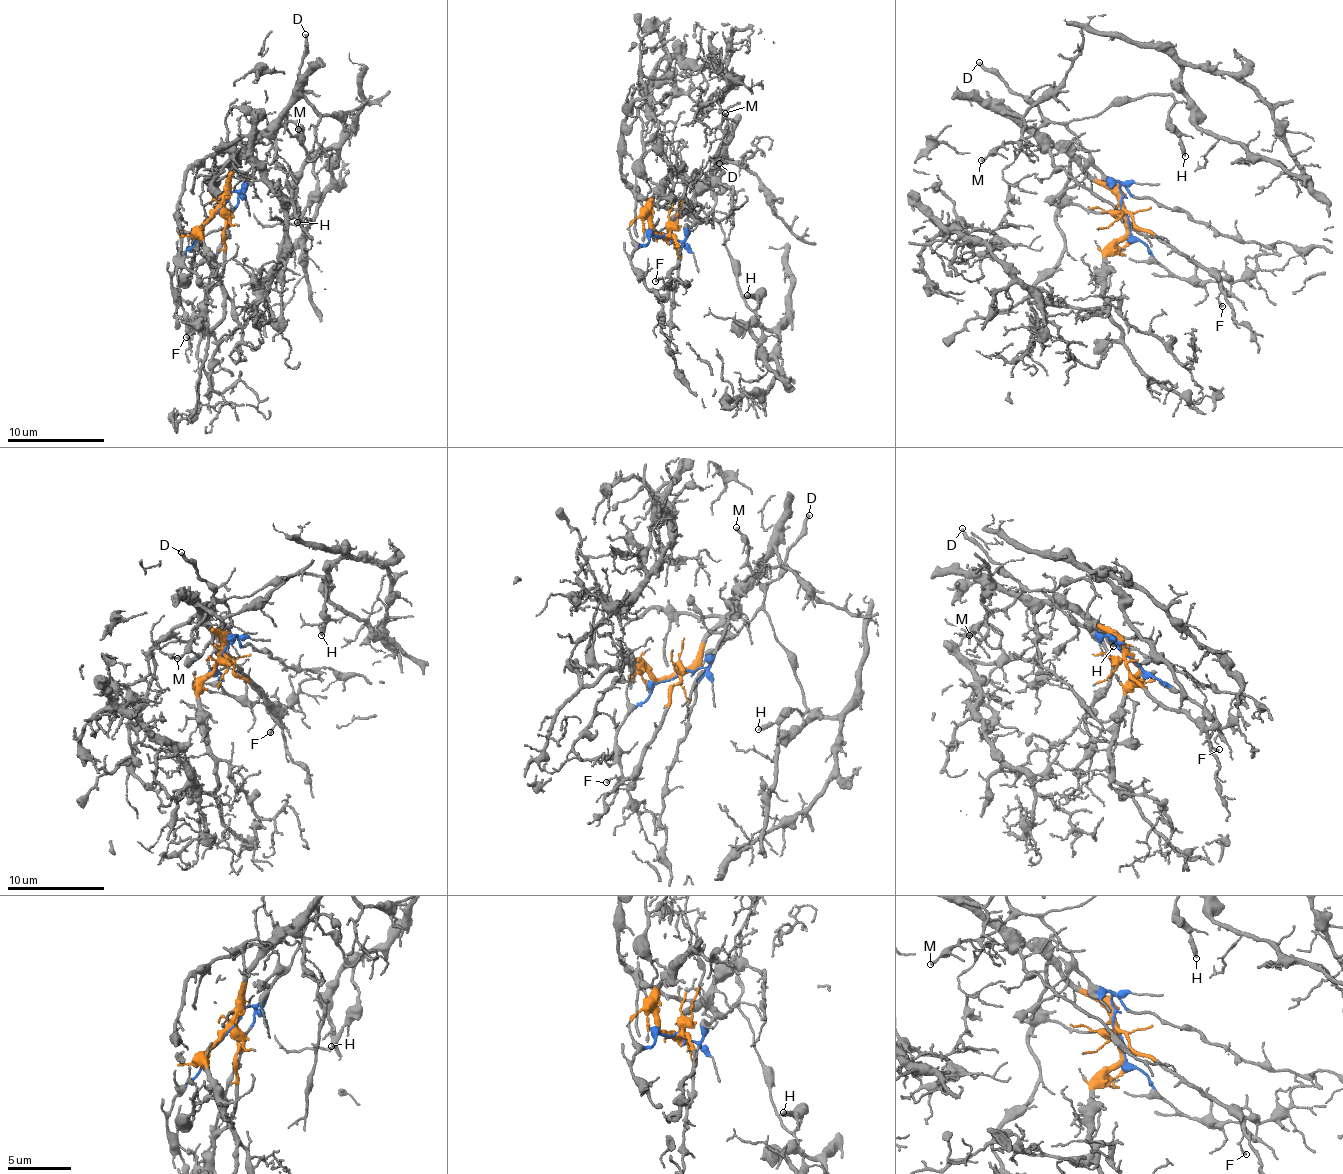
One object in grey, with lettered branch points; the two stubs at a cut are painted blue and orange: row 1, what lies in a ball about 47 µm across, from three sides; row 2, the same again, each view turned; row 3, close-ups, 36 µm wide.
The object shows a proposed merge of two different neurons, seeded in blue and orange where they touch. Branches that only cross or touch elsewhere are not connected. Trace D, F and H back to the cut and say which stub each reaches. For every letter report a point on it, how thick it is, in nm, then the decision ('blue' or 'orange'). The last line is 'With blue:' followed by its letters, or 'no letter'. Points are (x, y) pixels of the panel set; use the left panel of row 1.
D: (305, 34) | 240 nm | blue
F: (186, 337) | 160 nm | orange
H: (297, 222) | 380 nm | blue
With blue: D, H

